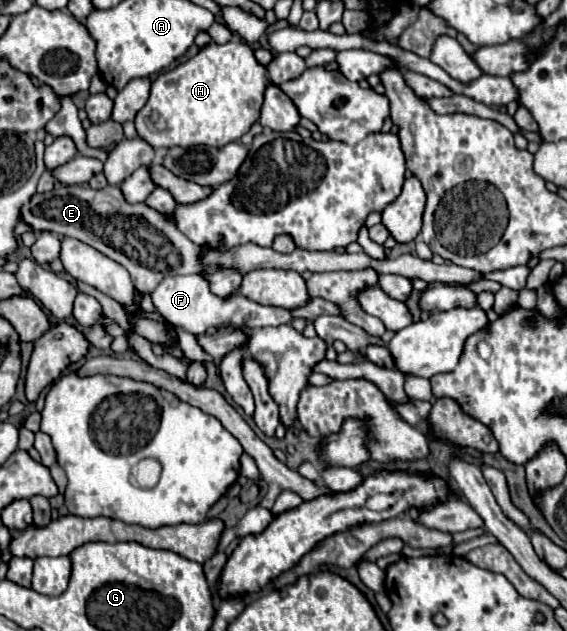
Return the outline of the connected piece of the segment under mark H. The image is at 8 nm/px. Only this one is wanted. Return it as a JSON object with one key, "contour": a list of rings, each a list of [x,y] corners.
{"contour":[[[237,39],[237,41],[229,41],[225,45],[209,43],[195,57],[177,65],[175,69],[159,73],[153,79],[149,101],[135,117],[135,129],[137,129],[139,137],[145,139],[155,149],[175,147],[175,145],[179,145],[179,147],[227,145],[231,141],[237,141],[241,135],[245,135],[251,129],[251,125],[259,119],[267,85],[269,85],[267,69],[265,69],[265,65],[261,65],[255,59],[253,49],[245,41]]]}

